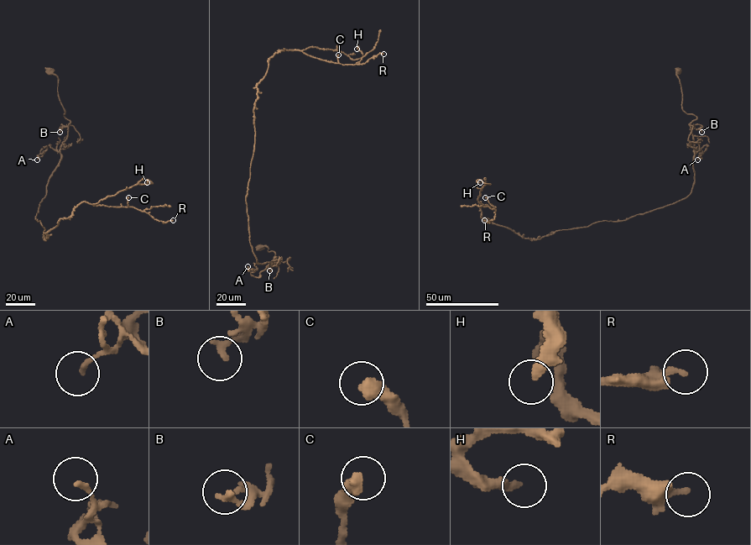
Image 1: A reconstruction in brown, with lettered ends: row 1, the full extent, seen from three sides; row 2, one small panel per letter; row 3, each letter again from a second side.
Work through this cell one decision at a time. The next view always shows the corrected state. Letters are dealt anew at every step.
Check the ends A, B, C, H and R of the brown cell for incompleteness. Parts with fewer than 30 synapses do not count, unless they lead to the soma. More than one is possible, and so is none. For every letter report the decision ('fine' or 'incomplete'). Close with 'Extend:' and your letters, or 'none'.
A: fine
B: fine
C: fine
H: fine
R: fine
Extend: none

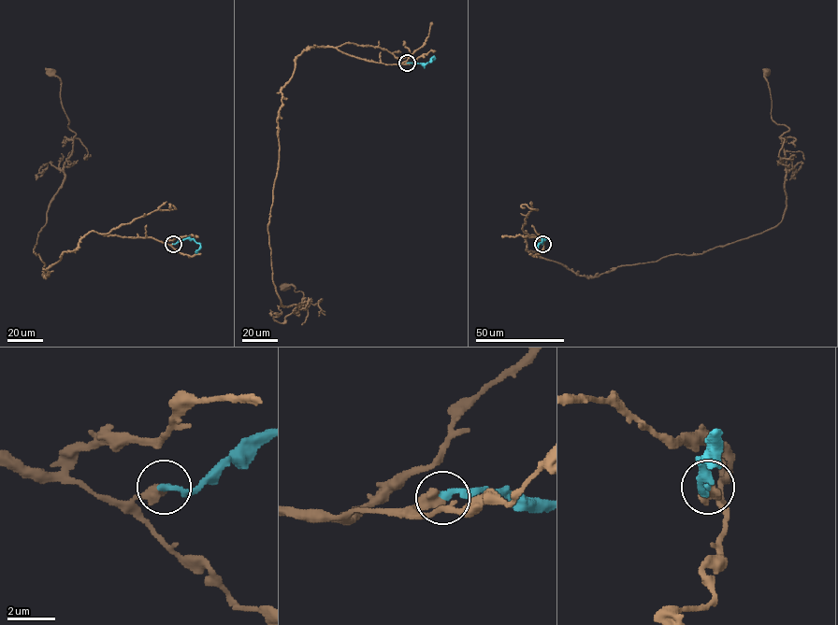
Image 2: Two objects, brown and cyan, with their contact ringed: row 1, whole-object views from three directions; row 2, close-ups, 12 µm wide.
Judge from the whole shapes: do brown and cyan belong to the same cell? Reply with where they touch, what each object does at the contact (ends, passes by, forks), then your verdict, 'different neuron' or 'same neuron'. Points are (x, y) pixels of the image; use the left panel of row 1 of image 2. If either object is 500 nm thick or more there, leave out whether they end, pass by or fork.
place (173, 244); different neuron

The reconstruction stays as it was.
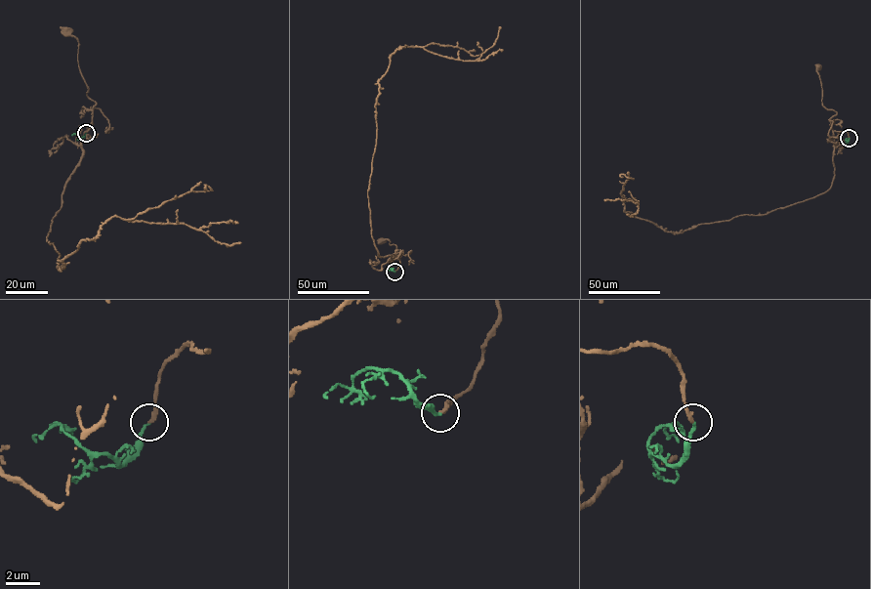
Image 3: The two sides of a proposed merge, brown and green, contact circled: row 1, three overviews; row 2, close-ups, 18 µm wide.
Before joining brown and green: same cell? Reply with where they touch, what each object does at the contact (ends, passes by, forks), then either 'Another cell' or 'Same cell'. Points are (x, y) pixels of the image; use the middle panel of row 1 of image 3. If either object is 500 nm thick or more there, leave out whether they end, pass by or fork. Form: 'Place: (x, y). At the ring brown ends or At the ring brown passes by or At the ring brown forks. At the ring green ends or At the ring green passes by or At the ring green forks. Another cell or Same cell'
Place: (394, 272). At the ring brown ends. At the ring green ends. Same cell

